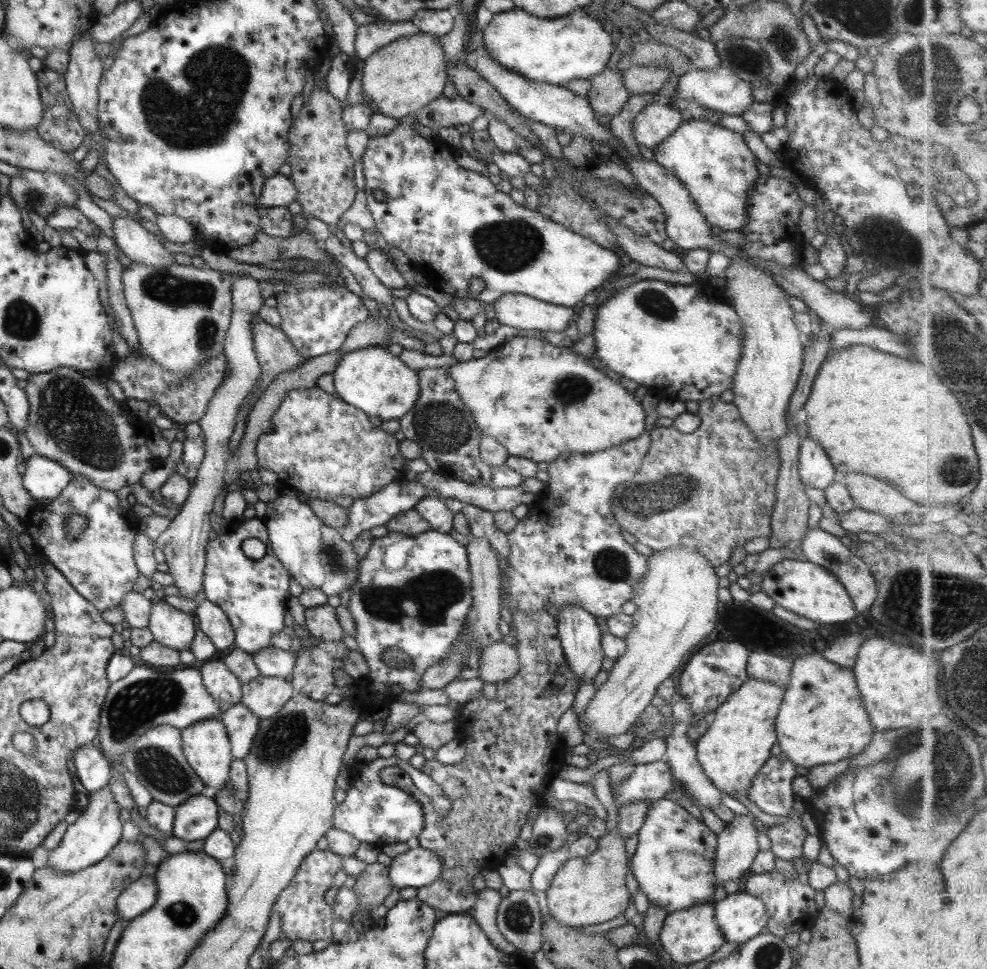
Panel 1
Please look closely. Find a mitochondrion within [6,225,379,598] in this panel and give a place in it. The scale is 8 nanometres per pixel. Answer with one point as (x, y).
(73, 418)

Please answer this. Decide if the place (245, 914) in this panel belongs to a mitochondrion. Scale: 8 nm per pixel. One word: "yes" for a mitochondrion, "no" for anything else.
no

